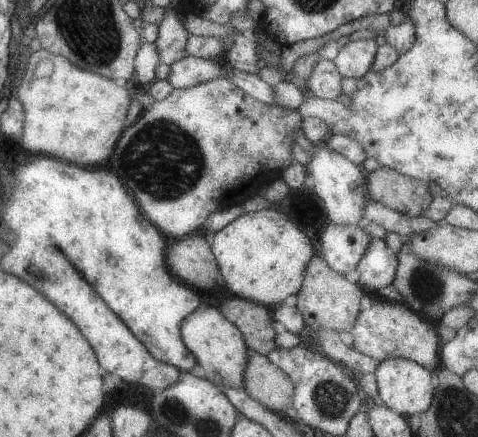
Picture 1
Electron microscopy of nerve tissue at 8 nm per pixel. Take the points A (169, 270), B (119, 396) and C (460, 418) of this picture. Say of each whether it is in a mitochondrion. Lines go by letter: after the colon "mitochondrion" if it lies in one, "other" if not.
A: other
B: other
C: mitochondrion

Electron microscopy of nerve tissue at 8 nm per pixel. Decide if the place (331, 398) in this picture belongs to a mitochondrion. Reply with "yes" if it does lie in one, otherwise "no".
yes

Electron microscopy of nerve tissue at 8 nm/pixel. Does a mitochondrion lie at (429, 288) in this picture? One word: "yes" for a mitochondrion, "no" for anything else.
yes

